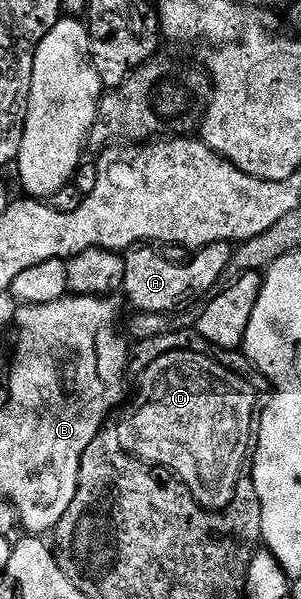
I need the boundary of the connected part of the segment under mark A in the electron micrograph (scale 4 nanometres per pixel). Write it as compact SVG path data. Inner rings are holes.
M215 242L209 246L197 249L189 262L179 266L159 254L159 249L148 244L137 244L130 247L124 254L126 264L126 280L122 291L123 297L133 306L133 311L139 313L162 313L171 315L200 298L211 295L217 289L218 276L230 264L233 247L227 242Z

